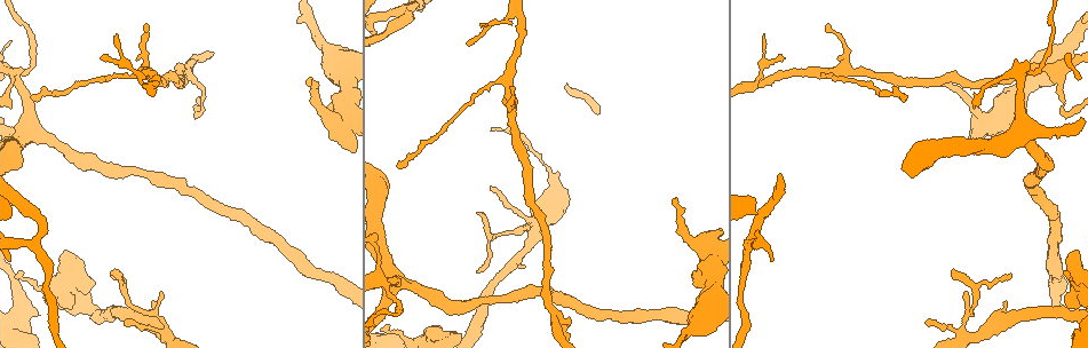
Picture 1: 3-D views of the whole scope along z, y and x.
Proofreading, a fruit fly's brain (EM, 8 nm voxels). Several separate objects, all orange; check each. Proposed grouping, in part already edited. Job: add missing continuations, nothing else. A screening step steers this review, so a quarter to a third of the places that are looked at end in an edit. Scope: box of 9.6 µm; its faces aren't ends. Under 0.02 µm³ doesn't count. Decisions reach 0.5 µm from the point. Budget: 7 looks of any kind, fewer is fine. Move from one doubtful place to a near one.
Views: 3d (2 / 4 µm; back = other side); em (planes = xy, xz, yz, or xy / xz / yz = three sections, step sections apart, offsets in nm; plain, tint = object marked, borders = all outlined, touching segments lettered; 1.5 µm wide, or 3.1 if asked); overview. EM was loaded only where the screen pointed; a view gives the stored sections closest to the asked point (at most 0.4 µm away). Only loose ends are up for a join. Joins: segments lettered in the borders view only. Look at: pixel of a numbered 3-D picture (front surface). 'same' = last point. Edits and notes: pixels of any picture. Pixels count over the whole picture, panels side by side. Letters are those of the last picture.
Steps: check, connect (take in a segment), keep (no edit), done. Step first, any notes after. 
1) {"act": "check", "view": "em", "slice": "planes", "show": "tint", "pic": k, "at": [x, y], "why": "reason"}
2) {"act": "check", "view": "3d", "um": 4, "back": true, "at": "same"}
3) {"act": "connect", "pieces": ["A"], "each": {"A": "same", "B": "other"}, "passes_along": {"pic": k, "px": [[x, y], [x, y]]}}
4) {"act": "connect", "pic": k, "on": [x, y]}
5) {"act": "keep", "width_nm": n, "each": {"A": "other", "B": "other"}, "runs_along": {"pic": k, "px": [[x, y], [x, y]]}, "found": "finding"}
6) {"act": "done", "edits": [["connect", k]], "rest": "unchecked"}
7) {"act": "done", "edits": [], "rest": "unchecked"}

{"act": "check", "view": "em", "slice": "xz", "step": 4, "show": "borders", "pic": 1, "at": [527, 229], "why": "tapers out"}

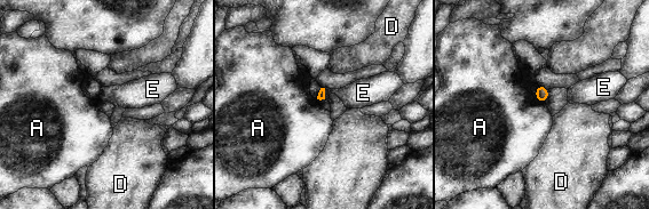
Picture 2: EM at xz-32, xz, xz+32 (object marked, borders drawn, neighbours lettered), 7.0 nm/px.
{"act": "check", "view": "em", "slice": "planes", "show": "borders", "at": "same"}

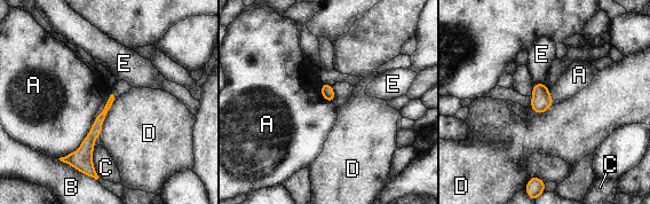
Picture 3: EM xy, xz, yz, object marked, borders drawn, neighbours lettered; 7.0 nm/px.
{"act": "keep", "longest_contact_nm": ["B", 320], "each": {"A": "other", "B": "other", "C": "other", "D": "other", "E": "other"}, "runs_along": {"pic": 3, "px": [[112, 95], [87, 143], [85, 165]]}, "found": "no lettered segment goes on from it"}

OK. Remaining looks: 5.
{"act": "check", "view": "em", "slice": "planes", "show": "borders", "pic": 1, "at": [386, 328], "why": "an open end"}

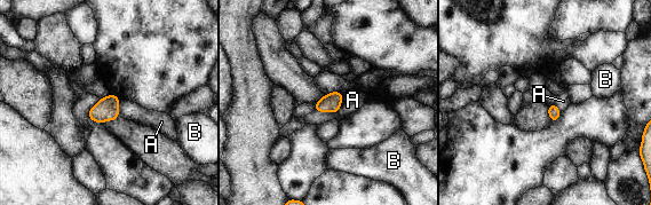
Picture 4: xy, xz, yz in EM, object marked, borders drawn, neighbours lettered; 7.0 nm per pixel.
{"act": "keep", "each": {"A": "other", "B": "other"}, "border": {"pic": 4, "px": [[343, 94], [336, 111], [314, 110]]}, "found": "no lettered segment goes on from it"}

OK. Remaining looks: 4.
{"act": "check", "view": "em", "slice": "yz", "step": 8, "show": "borders", "pic": 1, "at": [828, 25], "why": "free end"}

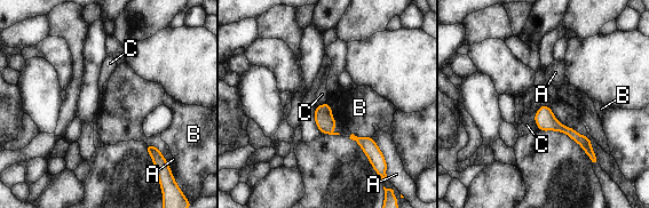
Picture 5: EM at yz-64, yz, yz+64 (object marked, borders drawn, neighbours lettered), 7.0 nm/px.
{"act": "keep", "each": {"A": "other", "B": "other", "C": "other"}, "border": {"pic": 5, "px": [[541, 105], [535, 114], [538, 129]]}, "found": "none of them fits"}

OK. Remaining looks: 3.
{"act": "done", "edits": [], "rest": "unchecked"}

